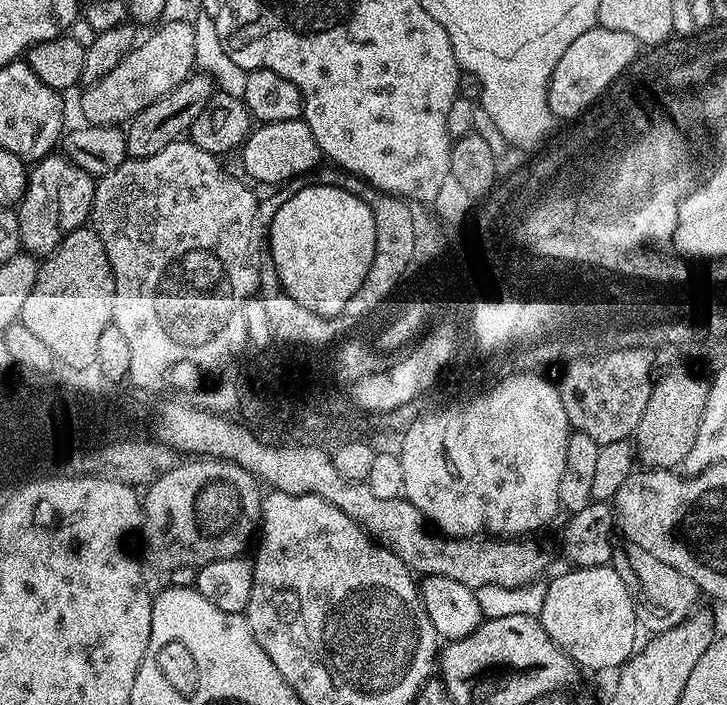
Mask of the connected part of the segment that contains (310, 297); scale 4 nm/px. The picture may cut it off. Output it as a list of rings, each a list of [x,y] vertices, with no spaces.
[[[313,182],[307,188],[298,190],[288,202],[282,203],[282,208],[274,215],[270,223],[270,229],[272,229],[272,252],[270,252],[270,258],[276,267],[276,273],[280,279],[280,287],[290,294],[290,298],[294,298],[294,302],[298,302],[303,308],[314,313],[314,315],[339,317],[339,312],[343,313],[347,309],[348,303],[354,298],[359,286],[362,285],[363,279],[366,278],[366,272],[370,269],[370,264],[374,261],[374,256],[376,255],[374,214],[370,210],[370,206],[366,206],[366,202],[362,202],[362,198],[354,198],[354,194],[350,194],[341,188],[335,188],[333,184]]]

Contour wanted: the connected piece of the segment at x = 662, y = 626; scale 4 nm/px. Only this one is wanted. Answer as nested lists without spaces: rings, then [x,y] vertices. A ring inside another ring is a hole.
[[[620,542],[612,549],[611,568],[622,578],[626,590],[636,605],[636,615],[641,629],[648,634],[659,634],[683,623],[689,613],[697,607],[698,589],[694,582],[686,578],[686,574],[678,574],[674,566],[666,566],[666,562],[658,562],[654,554],[642,550],[642,546],[634,546]]]

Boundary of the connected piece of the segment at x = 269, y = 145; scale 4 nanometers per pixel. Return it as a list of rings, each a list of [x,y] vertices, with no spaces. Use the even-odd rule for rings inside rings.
[[[302,118],[286,122],[261,123],[248,133],[247,140],[239,149],[238,157],[244,163],[243,175],[249,181],[280,186],[285,182],[311,173],[312,167],[322,160],[322,153],[310,126]],[[252,179],[252,180],[251,180]]]

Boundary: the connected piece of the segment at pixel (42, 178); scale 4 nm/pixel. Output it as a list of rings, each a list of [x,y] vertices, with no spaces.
[[[43,156],[31,165],[24,198],[18,205],[16,221],[20,227],[20,246],[28,255],[47,258],[76,228],[89,223],[96,180],[86,170],[74,166],[67,156]]]

